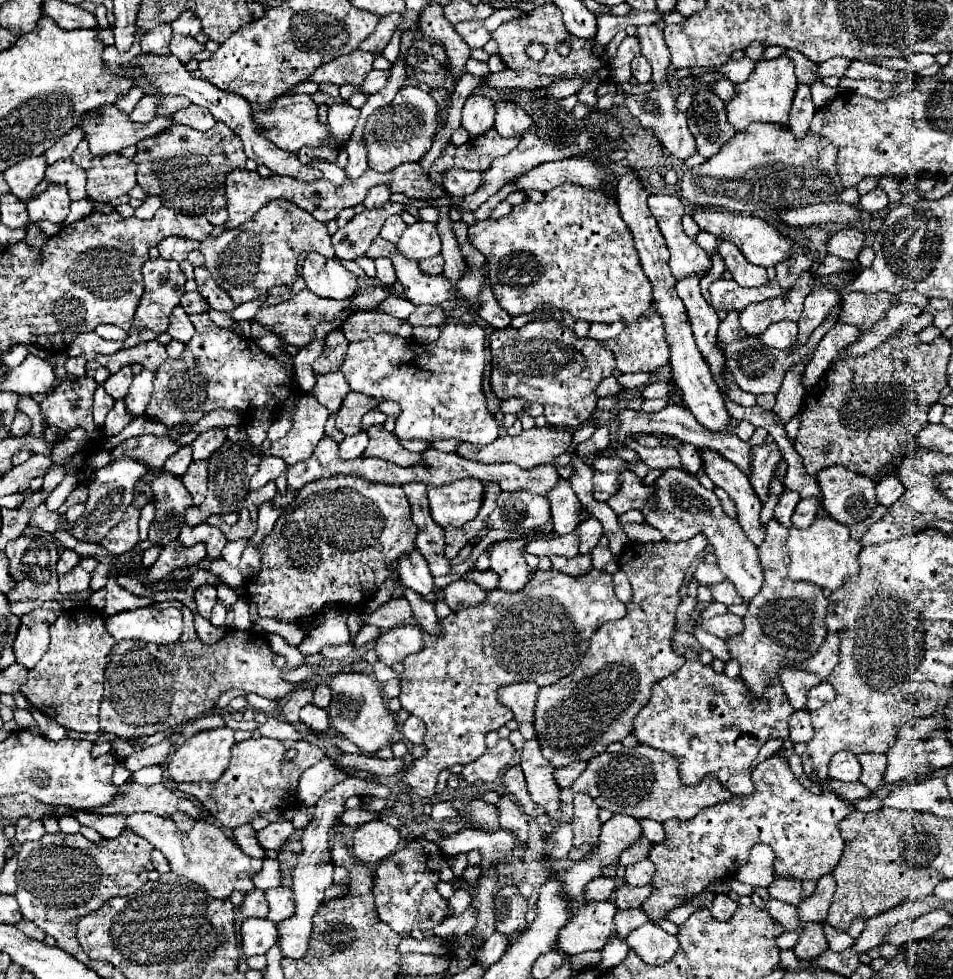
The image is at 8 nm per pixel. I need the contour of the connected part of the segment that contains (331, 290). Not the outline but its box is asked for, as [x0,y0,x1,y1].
[302,253,358,299]

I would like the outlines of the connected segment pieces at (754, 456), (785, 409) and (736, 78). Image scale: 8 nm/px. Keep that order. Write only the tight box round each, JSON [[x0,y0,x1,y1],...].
[[750,443,782,503],[772,365,806,423],[720,57,756,83]]

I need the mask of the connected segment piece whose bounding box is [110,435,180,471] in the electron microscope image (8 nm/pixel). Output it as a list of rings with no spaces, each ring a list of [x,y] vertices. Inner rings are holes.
[[[140,435],[140,437],[130,437],[116,445],[110,451],[112,461],[122,459],[122,457],[134,457],[140,463],[148,465],[152,471],[158,471],[164,461],[178,449],[180,445],[174,443],[170,437],[156,437],[156,435]]]

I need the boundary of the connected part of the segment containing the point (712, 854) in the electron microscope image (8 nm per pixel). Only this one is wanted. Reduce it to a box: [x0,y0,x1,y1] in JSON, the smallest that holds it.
[642,757,854,919]

